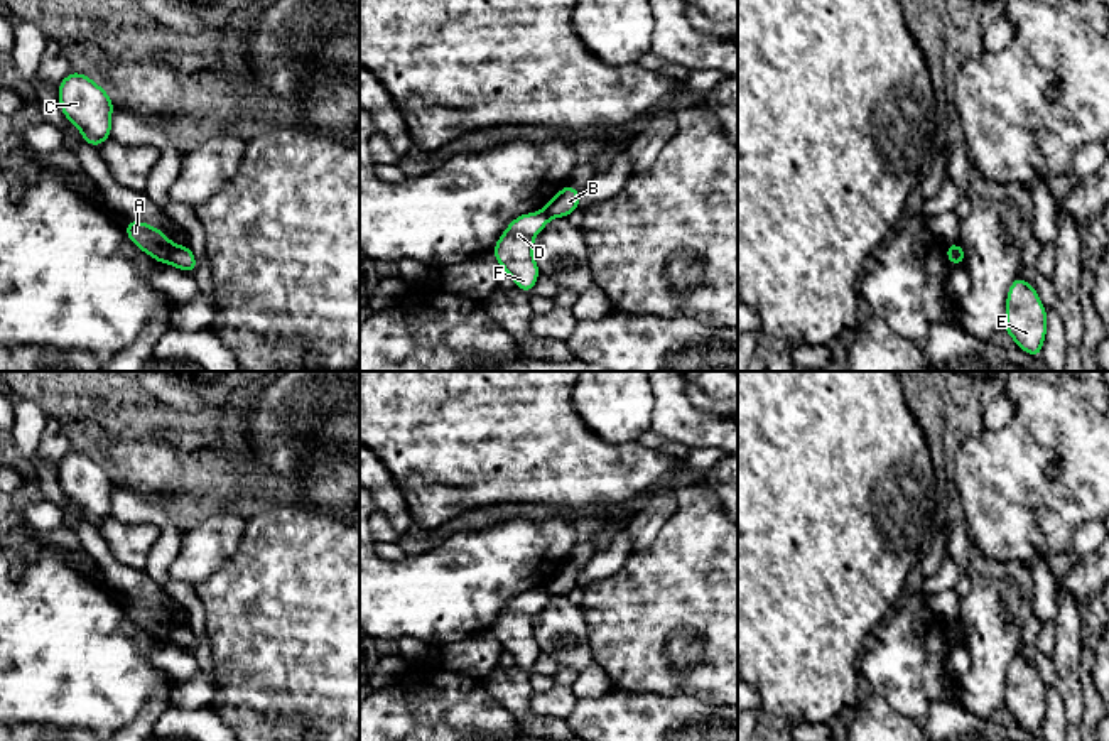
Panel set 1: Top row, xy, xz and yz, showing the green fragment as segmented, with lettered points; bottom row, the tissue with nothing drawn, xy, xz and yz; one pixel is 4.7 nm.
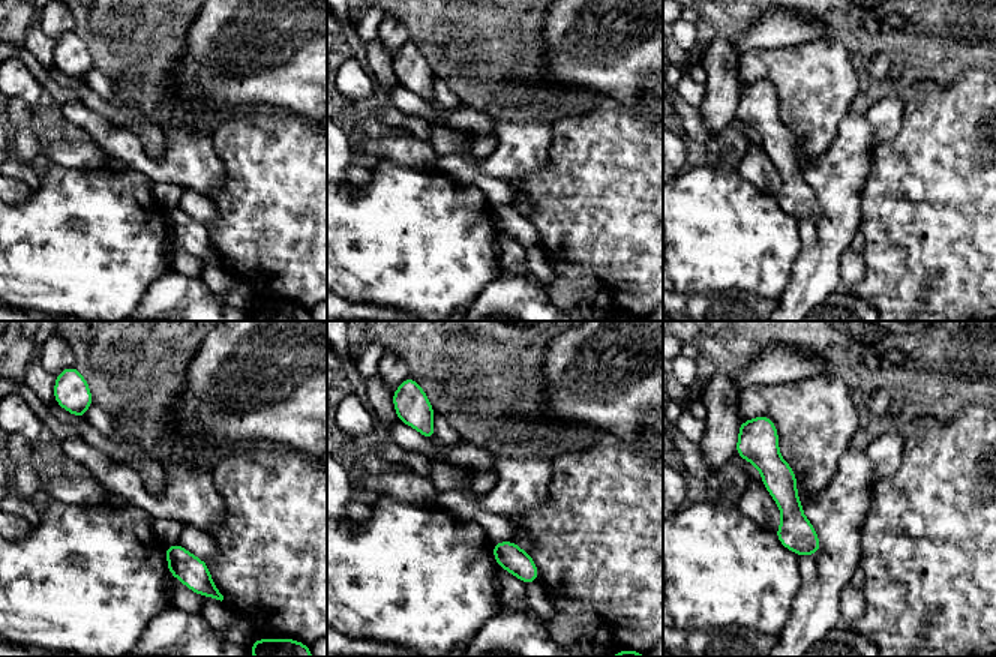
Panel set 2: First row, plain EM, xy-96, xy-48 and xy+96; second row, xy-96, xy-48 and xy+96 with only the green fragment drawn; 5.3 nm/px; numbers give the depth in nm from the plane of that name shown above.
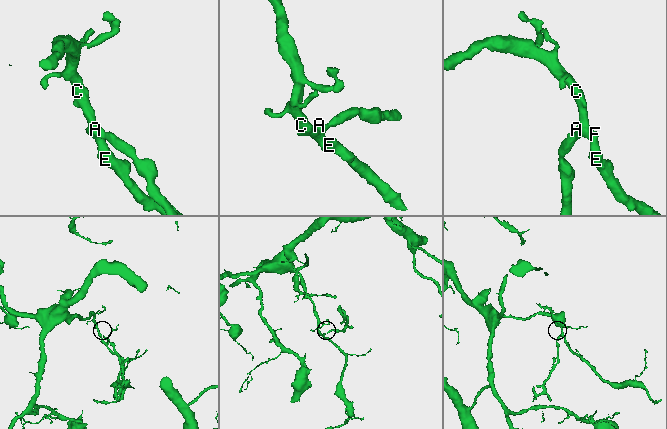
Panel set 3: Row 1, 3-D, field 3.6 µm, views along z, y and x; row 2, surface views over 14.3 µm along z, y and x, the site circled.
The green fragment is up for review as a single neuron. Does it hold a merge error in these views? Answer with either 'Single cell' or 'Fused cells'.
Fused cells

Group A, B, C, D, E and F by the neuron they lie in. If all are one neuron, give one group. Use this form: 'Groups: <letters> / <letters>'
Groups: A C D E F / B

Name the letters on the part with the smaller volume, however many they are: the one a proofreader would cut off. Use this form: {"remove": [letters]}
{"remove": ["B"]}

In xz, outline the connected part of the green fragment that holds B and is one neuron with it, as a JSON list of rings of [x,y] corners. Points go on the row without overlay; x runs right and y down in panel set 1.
[[[565,562],[547,582],[545,591],[550,596],[567,596],[572,589],[581,587],[581,567]]]

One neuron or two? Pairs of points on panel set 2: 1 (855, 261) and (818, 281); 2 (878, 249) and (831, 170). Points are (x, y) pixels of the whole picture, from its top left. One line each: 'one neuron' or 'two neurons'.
1: two neurons
2: two neurons

